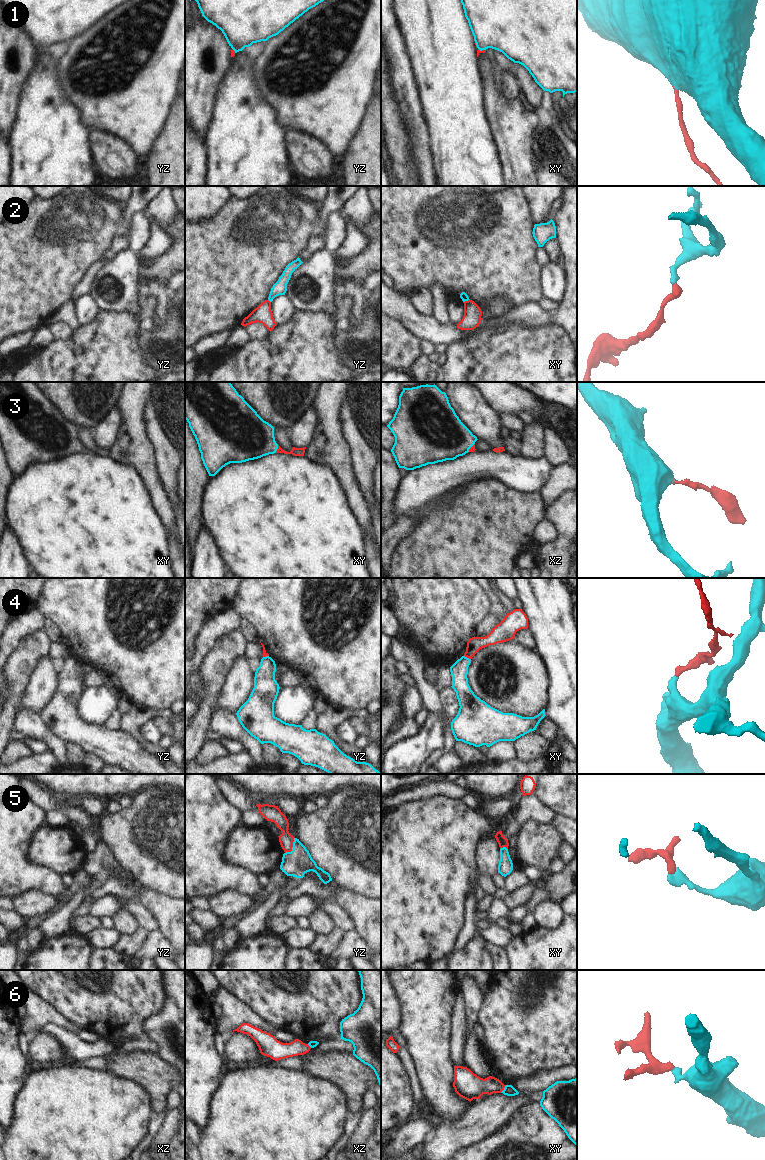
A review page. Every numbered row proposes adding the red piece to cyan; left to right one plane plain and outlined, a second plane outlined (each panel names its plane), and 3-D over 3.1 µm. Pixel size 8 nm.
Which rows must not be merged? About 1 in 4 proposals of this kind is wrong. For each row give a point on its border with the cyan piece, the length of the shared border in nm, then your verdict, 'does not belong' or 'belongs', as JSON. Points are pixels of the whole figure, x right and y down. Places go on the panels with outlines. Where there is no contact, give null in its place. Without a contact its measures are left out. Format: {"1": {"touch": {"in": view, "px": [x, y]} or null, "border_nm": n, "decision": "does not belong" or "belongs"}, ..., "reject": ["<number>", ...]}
{"1": {"touch": {"in": "xy", "px": [478, 48]}, "border_nm": 100, "decision": "belongs"}, "2": {"touch": {"in": "xy", "px": [466, 300]}, "border_nm": 60, "decision": "does not belong"}, "3": {"touch": {"in": "xy", "px": [277, 448]}, "border_nm": 70, "decision": "belongs"}, "4": {"touch": {"in": "xy", "px": [466, 657]}, "border_nm": 70, "decision": "does not belong"}, "5": {"touch": {"in": "yz", "px": [292, 847]}, "border_nm": 150, "decision": "does not belong"}, "6": {"touch": {"in": "xy", "px": [504, 1089]}, "border_nm": 80, "decision": "does not belong"}, "reject": ["2", "4", "5", "6"]}

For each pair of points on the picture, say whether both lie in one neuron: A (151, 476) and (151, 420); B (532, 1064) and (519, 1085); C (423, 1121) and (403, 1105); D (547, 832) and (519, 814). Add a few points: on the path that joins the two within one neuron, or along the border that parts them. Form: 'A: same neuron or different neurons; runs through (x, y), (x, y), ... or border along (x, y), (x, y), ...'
A: different neurons; border along (145, 421), (157, 467)
B: different neurons; border along (546, 1069), (515, 1079), (509, 1084)
C: different neurons; border along (413, 1115), (394, 1130)
D: different neurons; border along (550, 823), (526, 820), (521, 825)

